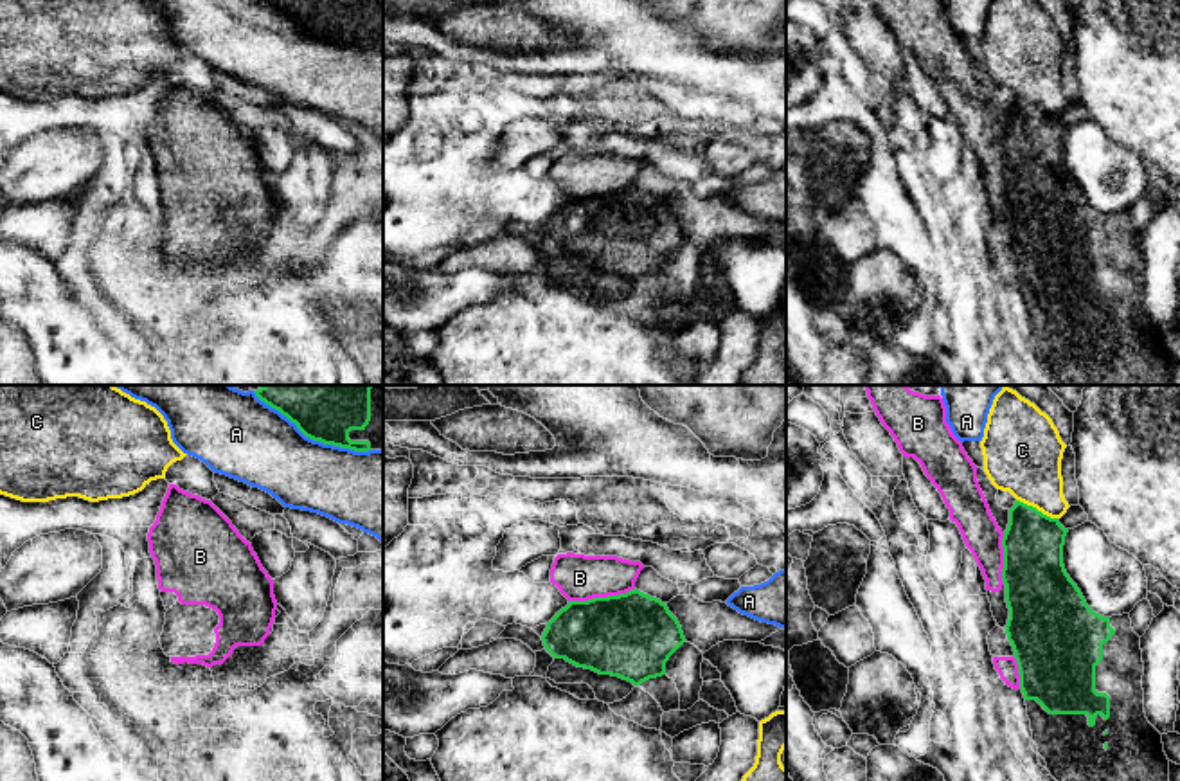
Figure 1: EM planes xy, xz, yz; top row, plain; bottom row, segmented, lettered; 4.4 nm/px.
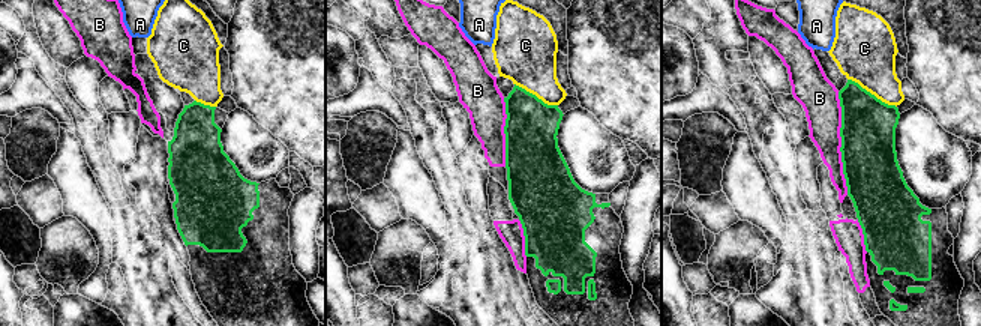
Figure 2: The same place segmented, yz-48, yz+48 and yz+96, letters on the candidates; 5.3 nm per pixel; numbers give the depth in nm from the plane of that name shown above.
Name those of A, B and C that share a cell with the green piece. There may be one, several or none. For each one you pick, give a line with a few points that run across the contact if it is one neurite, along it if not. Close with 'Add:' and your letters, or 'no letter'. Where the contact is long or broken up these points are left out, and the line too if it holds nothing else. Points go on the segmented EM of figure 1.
Add: no letter

